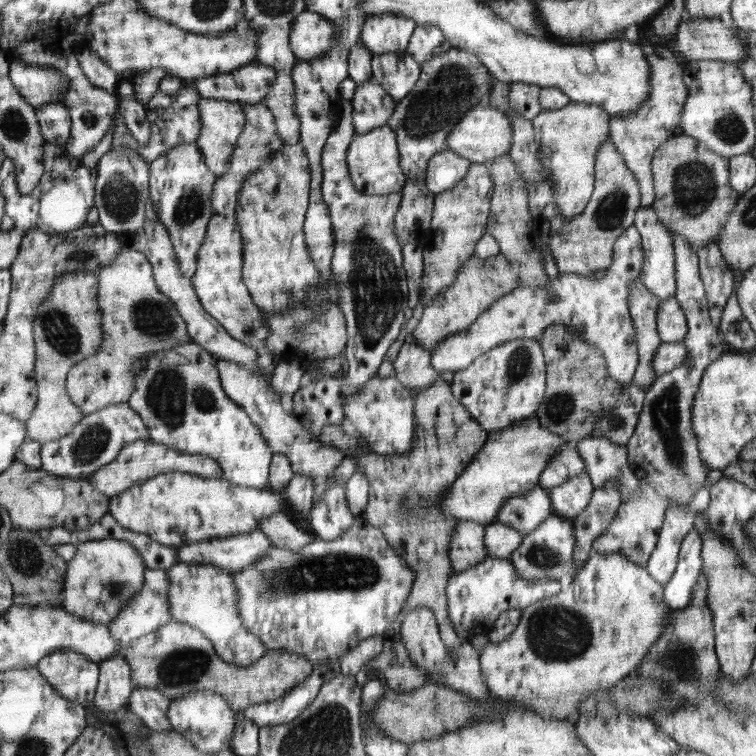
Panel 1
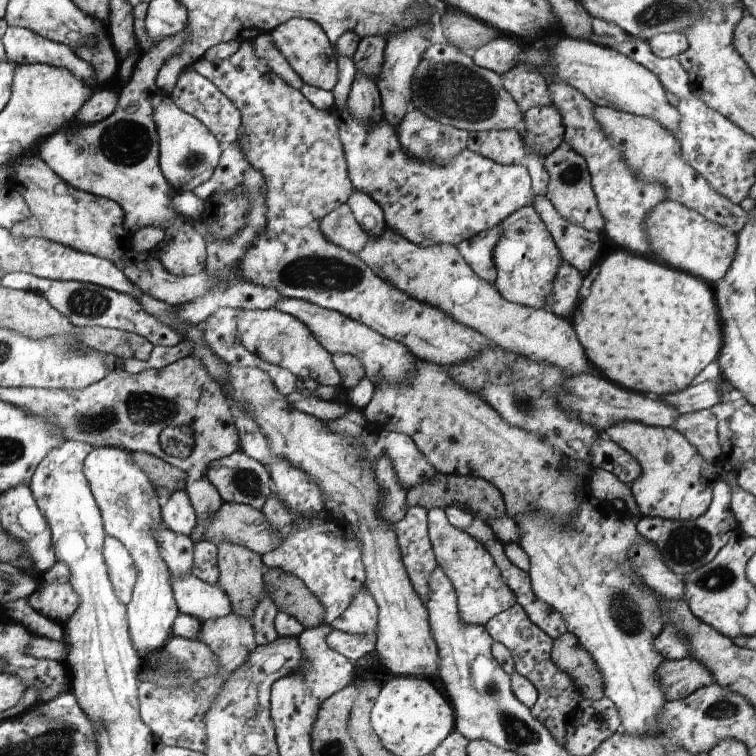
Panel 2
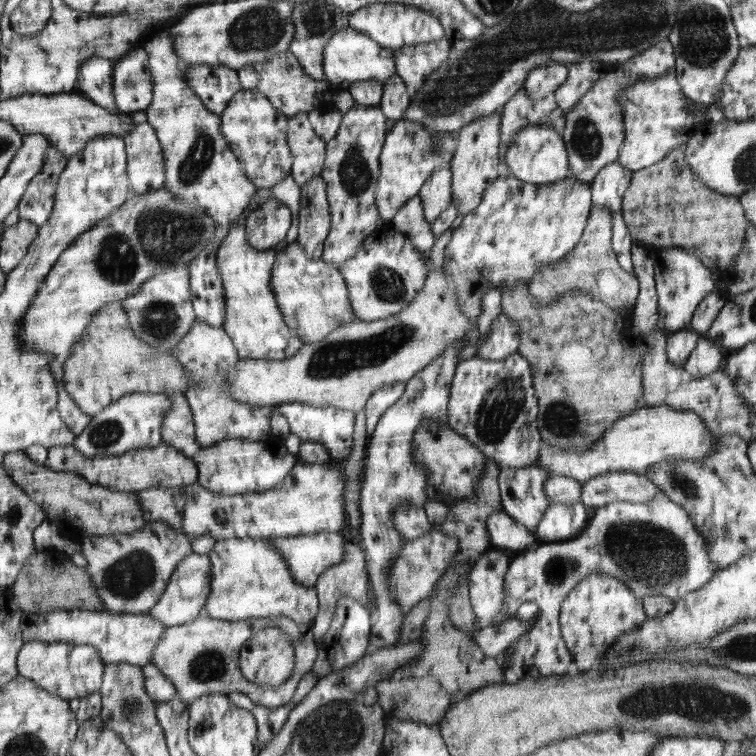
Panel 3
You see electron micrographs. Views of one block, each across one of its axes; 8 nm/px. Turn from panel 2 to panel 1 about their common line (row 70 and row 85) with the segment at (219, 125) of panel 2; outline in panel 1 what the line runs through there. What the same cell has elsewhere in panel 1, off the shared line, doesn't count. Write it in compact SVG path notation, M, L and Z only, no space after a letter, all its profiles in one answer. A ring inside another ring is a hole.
M187 81L184 84L184 89L180 90L176 96L163 95L162 92L156 93L156 99L151 100L152 112L154 112L154 136L146 146L136 145L135 138L131 135L128 127L125 125L123 117L117 117L116 133L114 133L112 147L125 147L131 144L132 148L143 156L143 159L150 164L155 158L164 156L168 150L172 150L176 145L190 144L197 140L200 134L200 129L203 128L203 119L200 114L199 102L202 100L202 95L199 93L199 88L194 81ZM156 138L156 147L152 146Z

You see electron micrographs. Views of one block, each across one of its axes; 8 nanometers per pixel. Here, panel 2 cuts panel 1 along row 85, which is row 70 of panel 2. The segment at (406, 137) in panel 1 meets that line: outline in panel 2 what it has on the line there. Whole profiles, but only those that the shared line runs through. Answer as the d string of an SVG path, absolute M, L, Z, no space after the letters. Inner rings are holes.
M433 44L424 52L412 76L412 103L424 116L443 125L450 125L472 133L477 131L516 129L525 133L525 113L504 88L499 73L480 68L458 50L457 44Z

